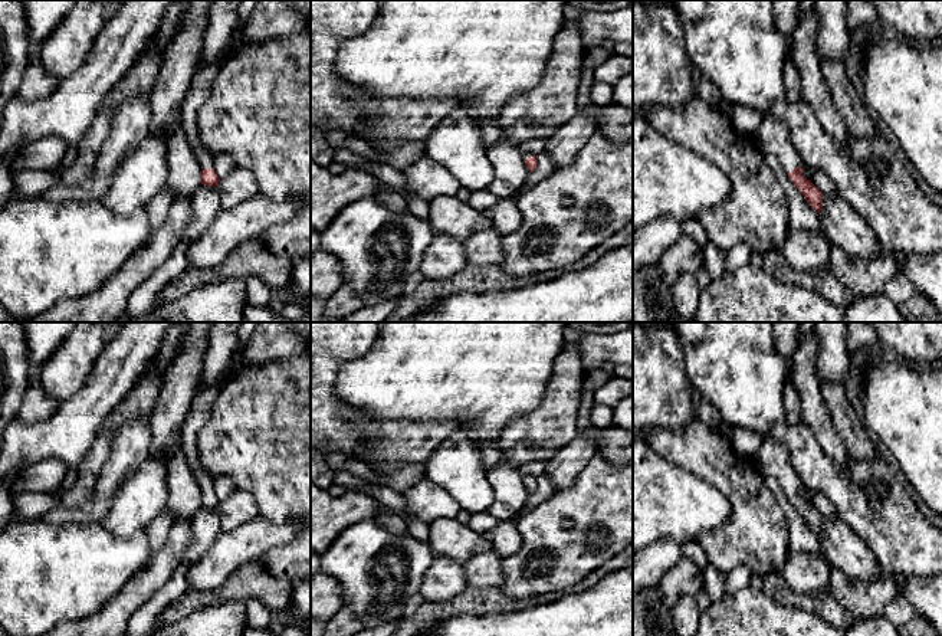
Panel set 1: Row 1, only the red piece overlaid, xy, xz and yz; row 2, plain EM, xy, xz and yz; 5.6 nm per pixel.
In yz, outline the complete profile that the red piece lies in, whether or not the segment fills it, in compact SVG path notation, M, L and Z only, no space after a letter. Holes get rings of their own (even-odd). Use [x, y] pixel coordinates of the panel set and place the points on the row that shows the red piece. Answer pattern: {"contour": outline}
{"contour": "M764 117L752 141L761 153L774 154L779 160L792 184L807 203L820 213L823 210L823 193L802 176L801 167L804 163L791 142L785 124L779 119Z"}

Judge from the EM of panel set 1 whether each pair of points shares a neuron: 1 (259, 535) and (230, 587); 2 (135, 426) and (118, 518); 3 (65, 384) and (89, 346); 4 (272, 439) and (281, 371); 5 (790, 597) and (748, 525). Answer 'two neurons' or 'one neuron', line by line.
1: two neurons
2: two neurons
3: one neuron
4: one neuron
5: two neurons

